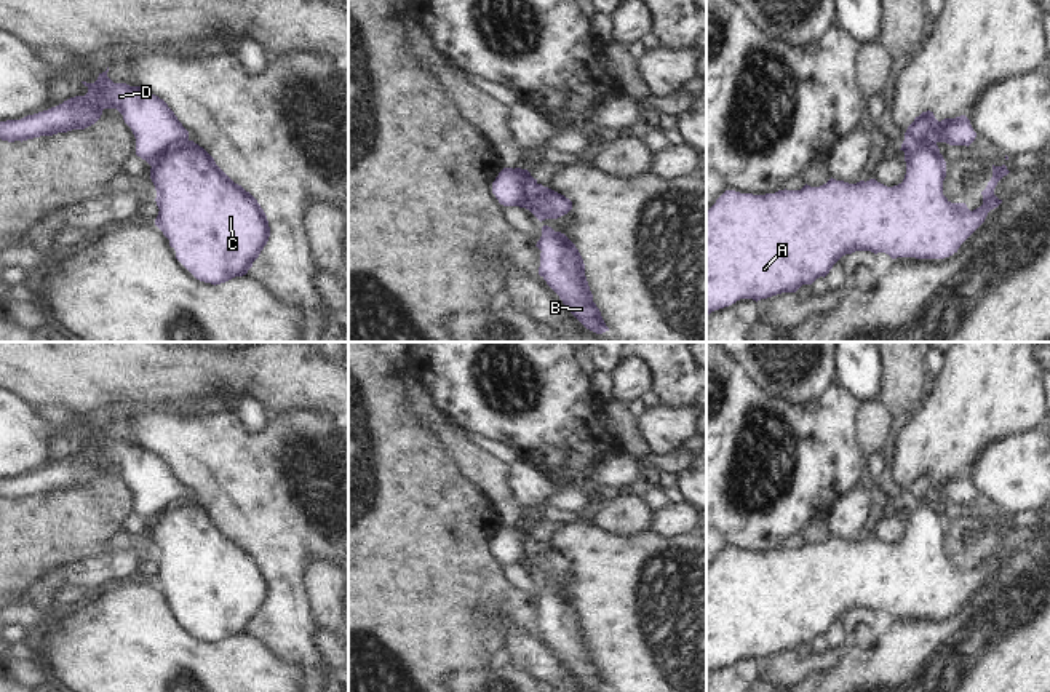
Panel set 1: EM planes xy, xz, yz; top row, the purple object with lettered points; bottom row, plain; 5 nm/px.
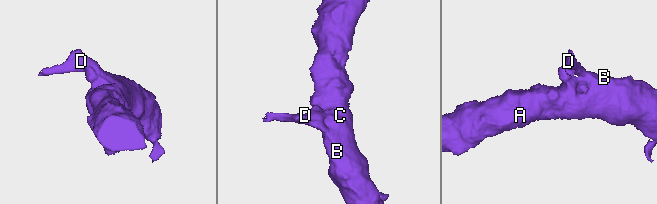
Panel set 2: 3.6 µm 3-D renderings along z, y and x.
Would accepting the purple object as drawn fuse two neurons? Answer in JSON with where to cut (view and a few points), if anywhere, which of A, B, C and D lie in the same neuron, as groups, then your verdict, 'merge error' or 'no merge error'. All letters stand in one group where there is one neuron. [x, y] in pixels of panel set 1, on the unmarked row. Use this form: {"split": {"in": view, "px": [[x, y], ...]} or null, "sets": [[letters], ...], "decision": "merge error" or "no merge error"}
{"split": null, "sets": [["A", "B", "C", "D"]], "decision": "no merge error"}

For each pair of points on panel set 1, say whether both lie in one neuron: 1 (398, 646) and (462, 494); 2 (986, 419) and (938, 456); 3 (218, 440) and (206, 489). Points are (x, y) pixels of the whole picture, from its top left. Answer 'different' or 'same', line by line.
1: same
2: same
3: same

